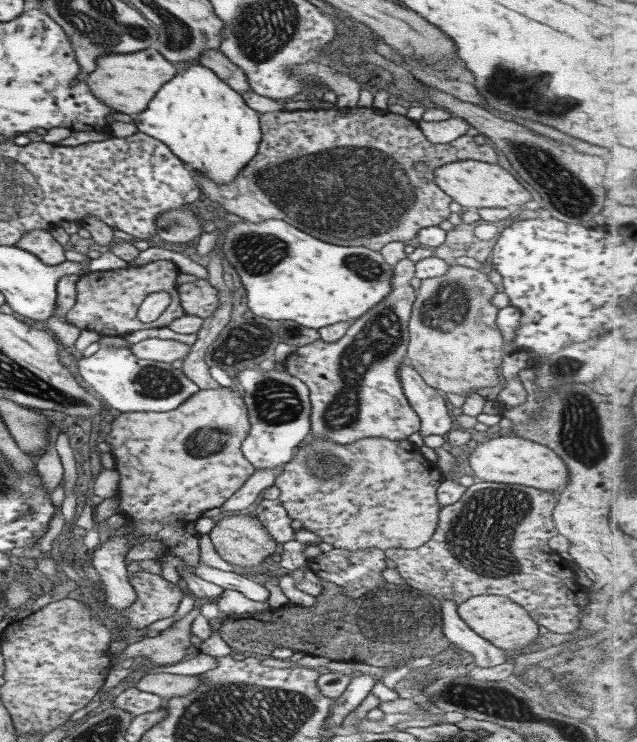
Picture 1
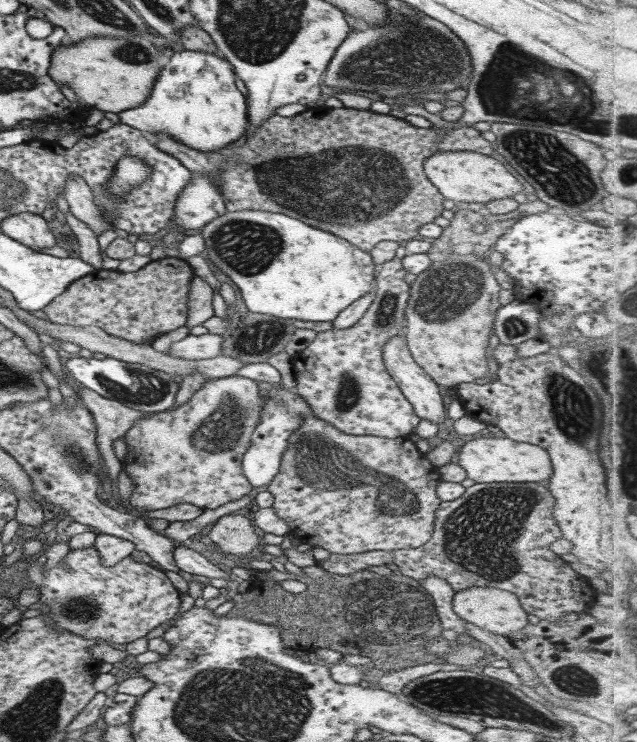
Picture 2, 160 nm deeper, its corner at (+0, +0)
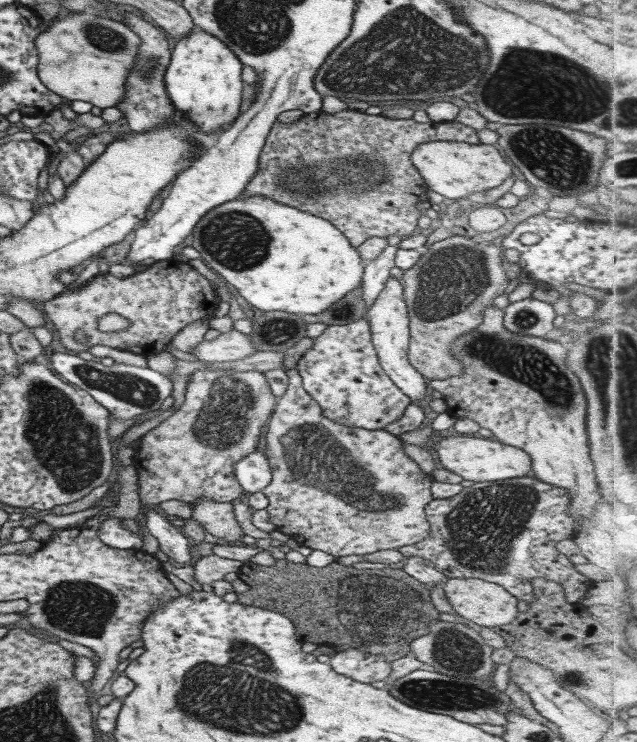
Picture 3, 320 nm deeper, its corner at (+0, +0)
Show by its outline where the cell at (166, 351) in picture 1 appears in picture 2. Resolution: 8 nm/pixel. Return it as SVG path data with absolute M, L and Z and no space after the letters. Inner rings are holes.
M205 333L195 336L187 334L181 340L173 342L163 353L172 357L179 357L185 361L213 358L220 354L222 342L223 337L221 335Z

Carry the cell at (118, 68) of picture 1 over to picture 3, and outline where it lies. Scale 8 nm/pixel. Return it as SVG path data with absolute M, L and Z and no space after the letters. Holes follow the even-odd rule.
M86 12L66 13L63 18L55 17L45 30L34 38L37 53L36 73L47 90L64 100L82 100L99 109L116 107L117 102L125 98L124 82L134 63L140 42L139 36L119 21Z

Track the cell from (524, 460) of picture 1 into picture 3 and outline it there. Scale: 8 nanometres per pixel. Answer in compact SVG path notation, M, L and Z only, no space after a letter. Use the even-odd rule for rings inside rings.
M461 434L443 436L439 441L429 444L431 452L433 452L435 460L441 464L441 468L457 474L463 480L471 480L476 483L532 476L529 455L515 446L501 444L483 437L476 438Z

